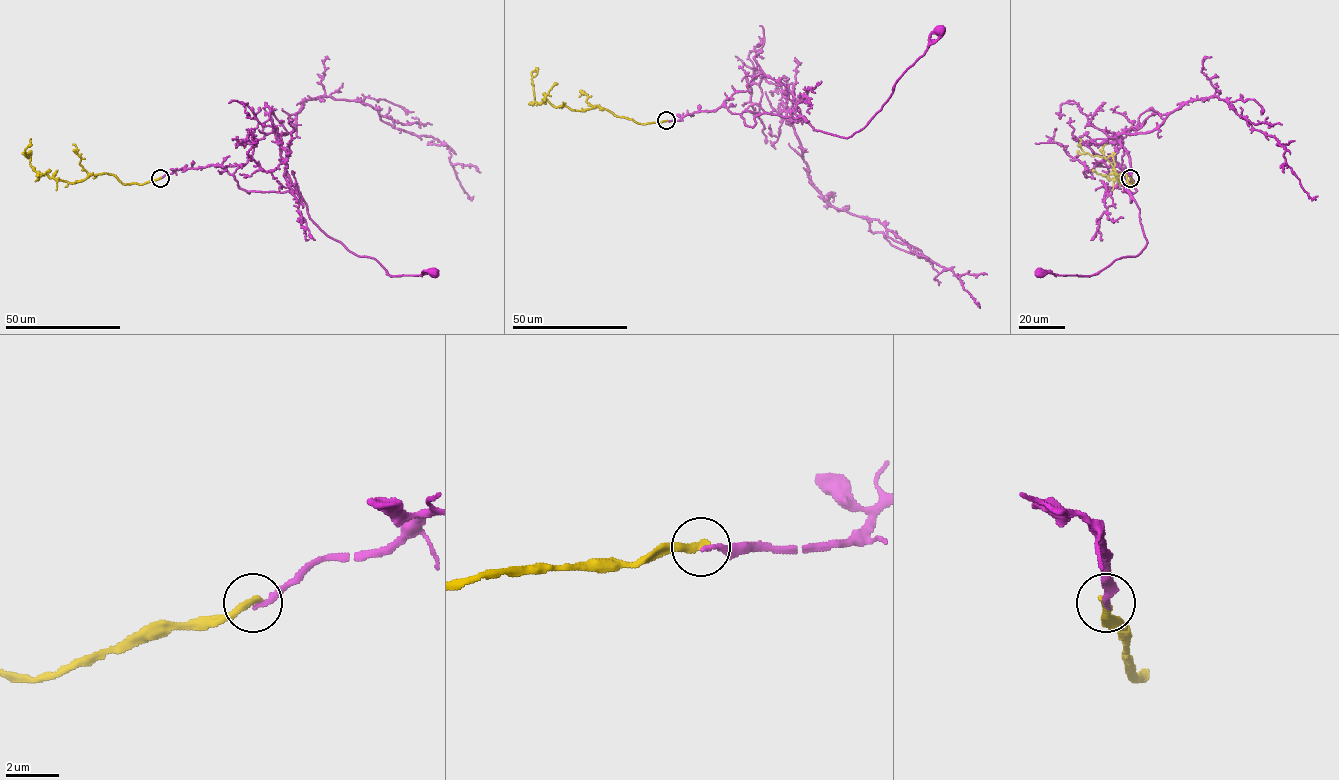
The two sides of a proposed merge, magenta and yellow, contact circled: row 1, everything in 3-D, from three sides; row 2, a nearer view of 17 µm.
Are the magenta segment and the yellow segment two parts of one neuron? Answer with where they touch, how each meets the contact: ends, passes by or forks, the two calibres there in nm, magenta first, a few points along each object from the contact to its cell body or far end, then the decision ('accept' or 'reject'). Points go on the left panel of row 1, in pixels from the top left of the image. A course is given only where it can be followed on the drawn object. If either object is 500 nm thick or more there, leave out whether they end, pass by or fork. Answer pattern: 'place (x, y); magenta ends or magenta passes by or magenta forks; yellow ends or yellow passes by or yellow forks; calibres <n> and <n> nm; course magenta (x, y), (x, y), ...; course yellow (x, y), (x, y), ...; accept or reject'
place (160, 178); magenta ends; yellow ends; calibres 200 and 280 nm; course magenta (160, 178), (218, 165), (249, 193), (296, 190), (309, 217), (350, 251), (374, 258), (390, 275), (432, 273); course yellow (160, 178), (141, 184), (122, 184), (107, 173), (74, 182), (50, 178), (39, 174), (25, 156), (30, 138); reject

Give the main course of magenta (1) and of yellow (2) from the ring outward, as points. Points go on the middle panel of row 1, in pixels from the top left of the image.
1: (666, 121), (725, 106), (747, 126), (756, 116), (777, 114), (849, 137), (880, 109), (939, 30)
2: (666, 120), (637, 123), (595, 106), (581, 110), (554, 106), (545, 101), (536, 105), (532, 72), (537, 69)

